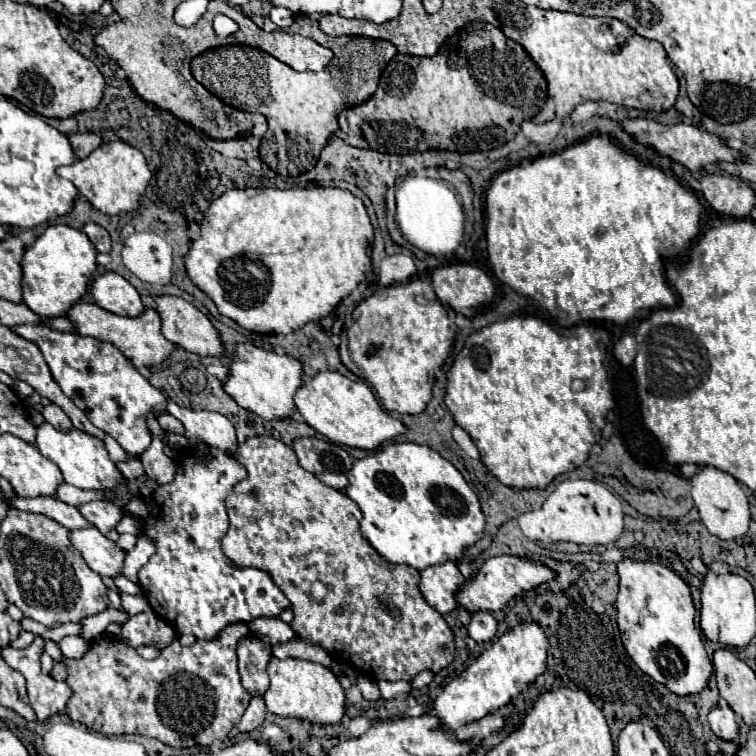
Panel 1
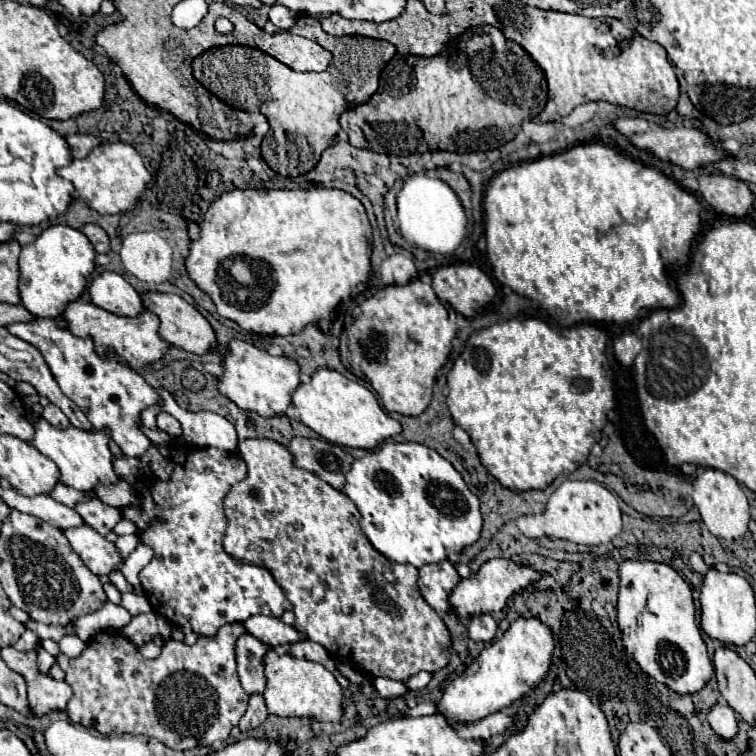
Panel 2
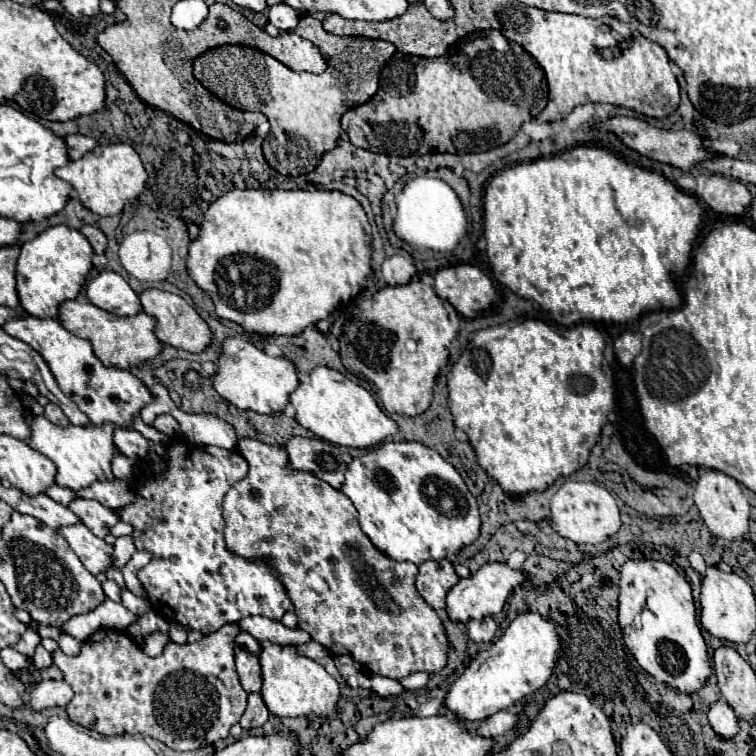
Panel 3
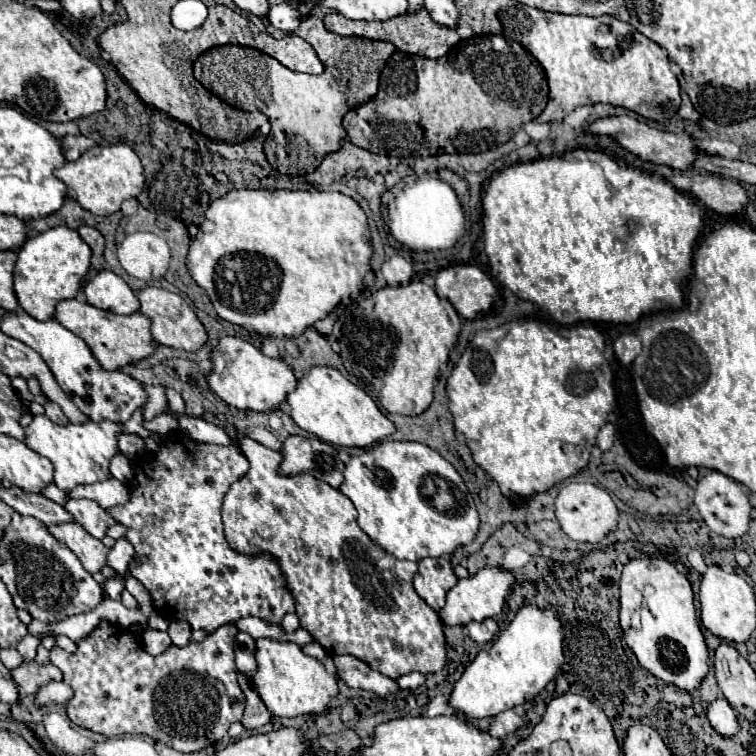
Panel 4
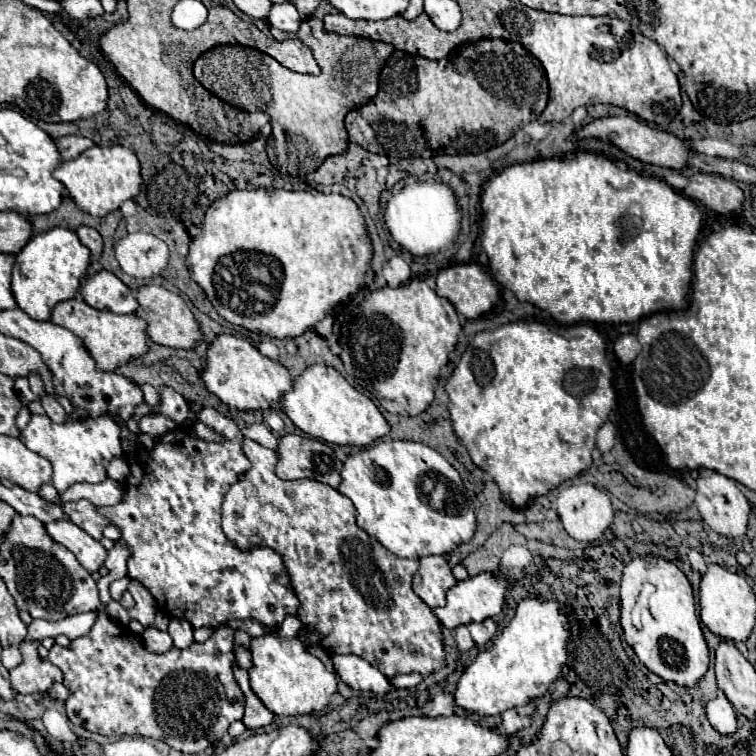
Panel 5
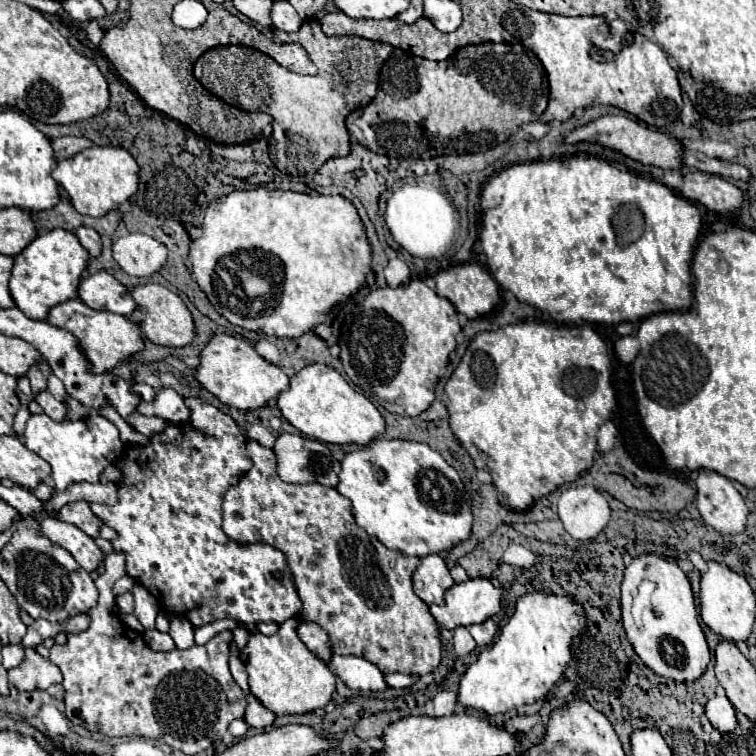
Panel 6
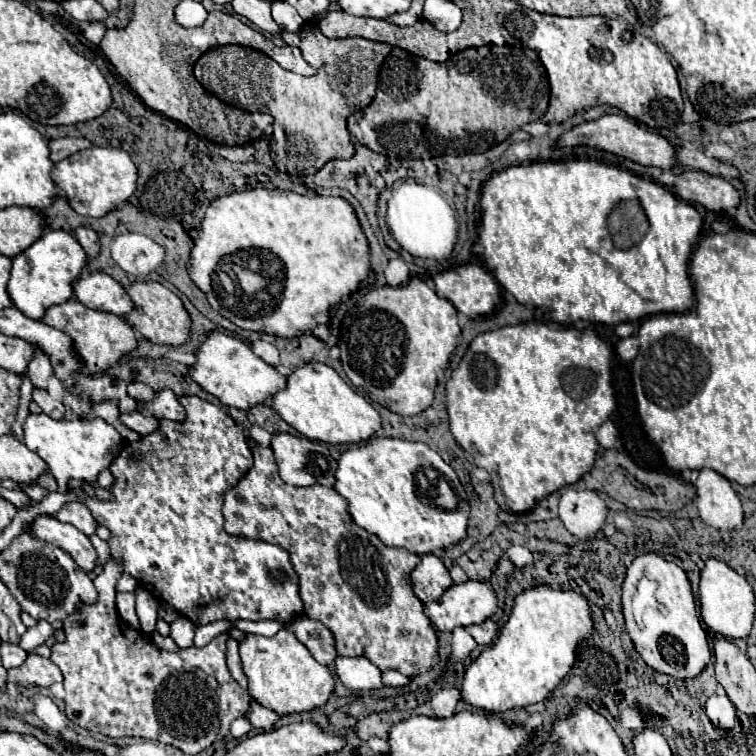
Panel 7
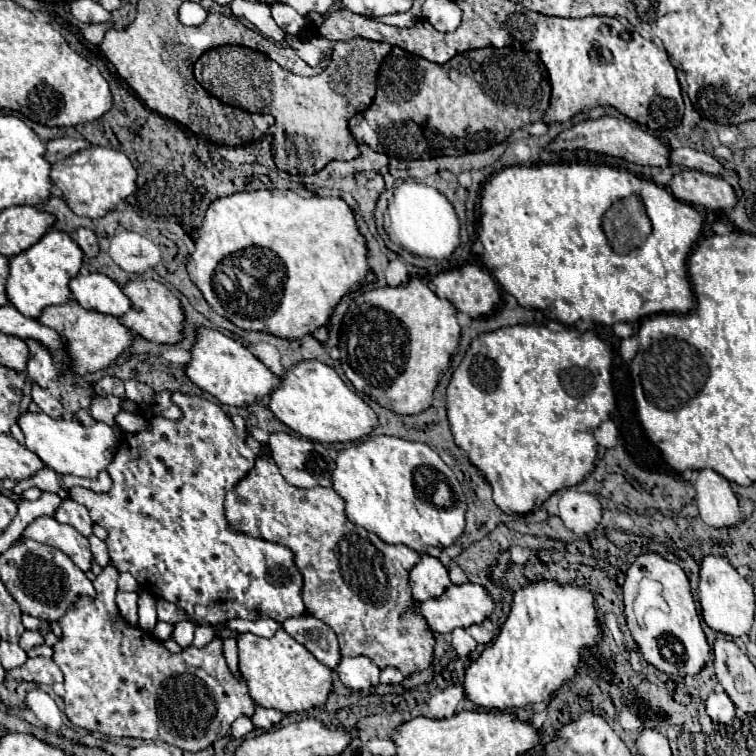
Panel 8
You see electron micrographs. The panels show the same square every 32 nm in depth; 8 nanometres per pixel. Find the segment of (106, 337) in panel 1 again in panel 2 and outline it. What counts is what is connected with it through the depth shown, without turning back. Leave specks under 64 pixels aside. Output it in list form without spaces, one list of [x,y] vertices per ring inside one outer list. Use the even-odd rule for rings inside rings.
[[[72,302],[64,310],[62,318],[68,322],[68,330],[72,334],[82,336],[82,338],[92,338],[98,352],[108,348],[108,350],[116,352],[134,370],[140,370],[140,368],[144,368],[148,364],[154,364],[170,348],[170,344],[166,340],[162,340],[160,334],[158,334],[158,326],[160,326],[158,316],[154,312],[150,312],[150,310],[138,314],[134,318],[124,318],[124,316],[116,316],[112,312],[106,312],[106,310],[98,308],[92,302]]]

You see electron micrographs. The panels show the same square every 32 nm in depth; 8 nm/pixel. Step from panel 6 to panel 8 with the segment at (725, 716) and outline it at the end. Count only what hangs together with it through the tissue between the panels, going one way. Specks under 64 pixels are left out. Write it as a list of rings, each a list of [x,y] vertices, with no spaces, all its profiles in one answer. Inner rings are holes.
[[[718,688],[712,696],[708,696],[706,712],[714,722],[720,722],[726,726],[732,724],[732,720],[734,720],[734,704],[722,688]]]

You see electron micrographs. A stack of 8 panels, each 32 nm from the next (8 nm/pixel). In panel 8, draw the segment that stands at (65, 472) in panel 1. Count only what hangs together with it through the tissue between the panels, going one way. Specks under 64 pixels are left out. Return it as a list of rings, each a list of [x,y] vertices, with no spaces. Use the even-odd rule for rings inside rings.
[[[32,414],[20,418],[20,428],[26,436],[26,448],[38,454],[38,458],[52,468],[56,474],[72,474],[82,478],[96,478],[100,470],[108,468],[108,464],[114,460],[118,452],[118,444],[122,442],[122,436],[104,422],[94,422],[92,426],[84,426],[78,420],[54,420],[46,414]]]

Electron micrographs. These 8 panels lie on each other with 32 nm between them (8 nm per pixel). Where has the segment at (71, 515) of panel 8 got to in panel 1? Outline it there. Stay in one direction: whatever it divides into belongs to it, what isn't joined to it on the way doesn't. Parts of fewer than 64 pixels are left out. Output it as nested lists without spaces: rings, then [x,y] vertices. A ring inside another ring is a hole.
[[[96,500],[96,502],[88,502],[80,506],[80,512],[84,514],[84,518],[88,522],[92,522],[102,534],[108,534],[124,516],[122,508],[118,508],[116,504],[110,504],[106,500]]]

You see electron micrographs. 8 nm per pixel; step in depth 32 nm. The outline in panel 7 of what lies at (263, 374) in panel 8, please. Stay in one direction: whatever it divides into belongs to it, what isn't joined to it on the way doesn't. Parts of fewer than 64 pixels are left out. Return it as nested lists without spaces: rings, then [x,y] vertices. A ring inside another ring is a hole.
[[[210,332],[206,342],[196,354],[198,362],[190,368],[190,376],[210,394],[214,394],[224,406],[248,410],[252,406],[264,404],[274,396],[274,392],[286,388],[286,376],[280,374],[274,366],[258,358],[250,344],[228,336],[224,332]]]

